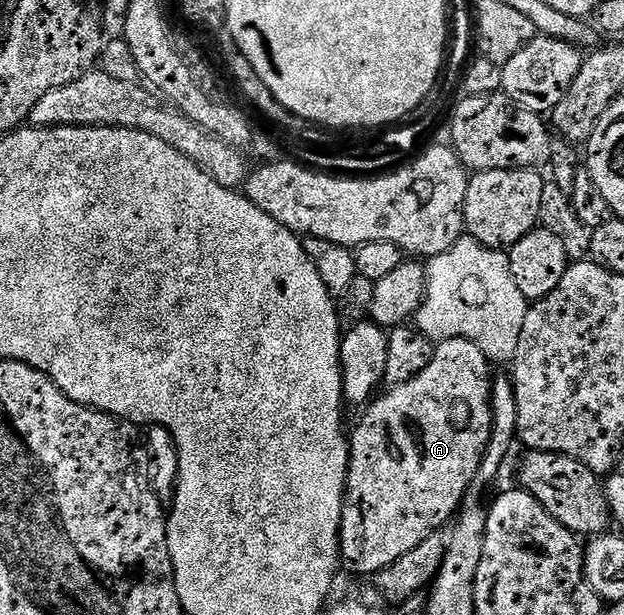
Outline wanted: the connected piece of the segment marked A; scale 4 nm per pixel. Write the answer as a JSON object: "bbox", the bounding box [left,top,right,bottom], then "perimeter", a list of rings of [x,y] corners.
{"bbox":[339,340,493,577],"perimeter":[[[442,340],[432,349],[427,366],[411,382],[403,386],[392,389],[380,400],[374,399],[372,403],[364,409],[361,421],[357,424],[353,436],[348,441],[349,446],[349,473],[345,479],[345,501],[341,511],[341,541],[339,560],[349,572],[354,572],[357,576],[376,577],[377,573],[383,571],[387,566],[391,566],[405,554],[411,554],[411,550],[418,548],[427,537],[440,533],[441,527],[445,523],[456,517],[460,507],[465,502],[465,495],[469,493],[469,488],[473,484],[473,479],[477,477],[477,471],[481,465],[481,459],[485,453],[485,448],[489,445],[489,435],[493,432],[493,413],[491,409],[491,375],[485,369],[487,365],[486,357],[482,356],[480,348],[475,344],[470,344],[467,340]]]}

